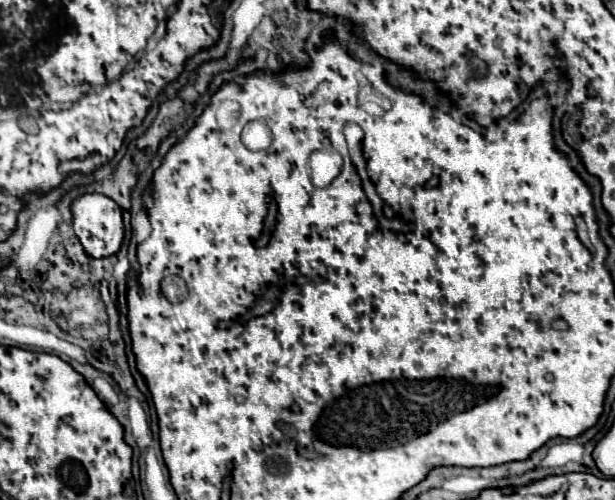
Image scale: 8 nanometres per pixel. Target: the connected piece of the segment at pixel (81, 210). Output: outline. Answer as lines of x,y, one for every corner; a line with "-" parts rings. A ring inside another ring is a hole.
83,195
71,205
73,211
73,231
79,237
79,241
85,247
85,253
91,257
111,257
119,251
123,237
125,237
125,227
123,227
123,217
121,209
115,201
111,201
105,195

